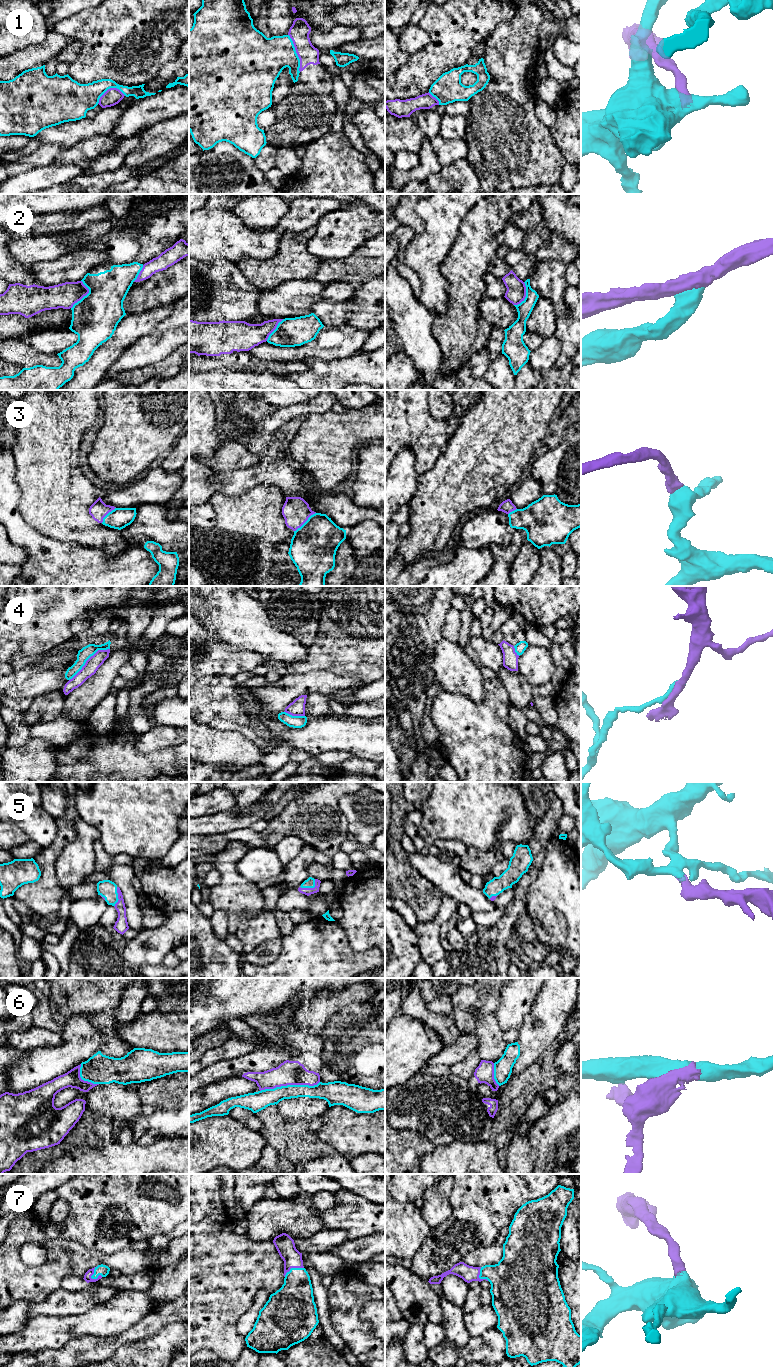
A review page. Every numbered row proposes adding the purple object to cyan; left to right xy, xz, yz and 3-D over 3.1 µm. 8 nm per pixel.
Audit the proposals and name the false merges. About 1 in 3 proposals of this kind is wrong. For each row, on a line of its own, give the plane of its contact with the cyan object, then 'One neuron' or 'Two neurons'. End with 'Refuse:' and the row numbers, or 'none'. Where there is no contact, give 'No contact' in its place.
1: Touches cyan in xz. Two neurons
2: Touches cyan in xy. Two neurons
3: Touches cyan in xz. One neuron
4: Touches cyan in xy. Two neurons
5: Touches cyan in xz. One neuron
6: Touches cyan in xz. Two neurons
7: Touches cyan in xy. One neuron
Refuse: 1, 2, 4, 6

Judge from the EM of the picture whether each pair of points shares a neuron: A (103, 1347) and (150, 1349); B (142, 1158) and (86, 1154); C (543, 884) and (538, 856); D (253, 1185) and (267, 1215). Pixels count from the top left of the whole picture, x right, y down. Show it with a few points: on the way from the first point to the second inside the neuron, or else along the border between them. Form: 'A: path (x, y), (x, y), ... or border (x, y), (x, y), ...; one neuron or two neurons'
A: border (140, 1339), (124, 1343), (111, 1356); two neurons
B: path (128, 1158), (100, 1158); one neuron
C: border (547, 846), (547, 852), (540, 870), (529, 889); two neurons
D: border (263, 1198), (259, 1199), (247, 1213); two neurons

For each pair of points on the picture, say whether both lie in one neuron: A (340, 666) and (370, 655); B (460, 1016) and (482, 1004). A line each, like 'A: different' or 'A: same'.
A: same
B: same

